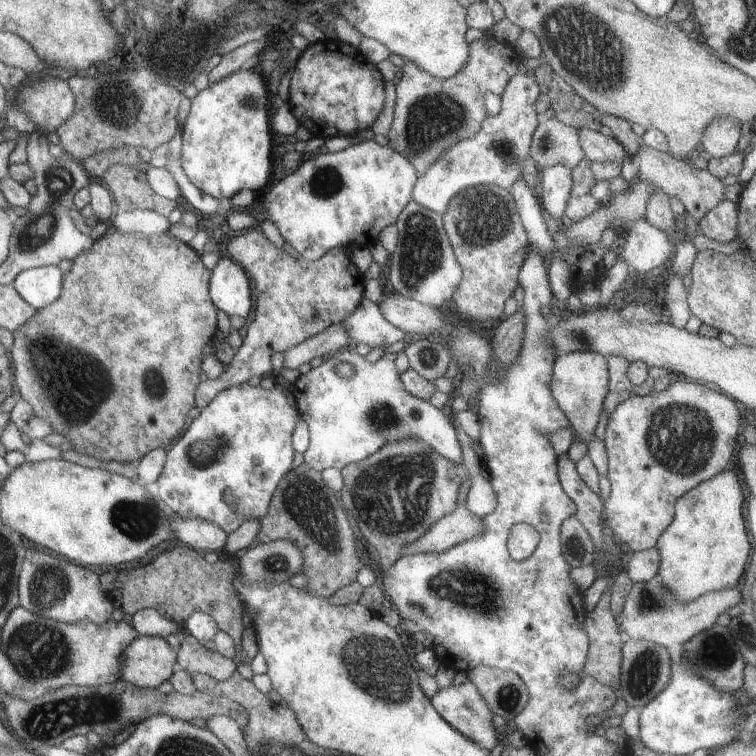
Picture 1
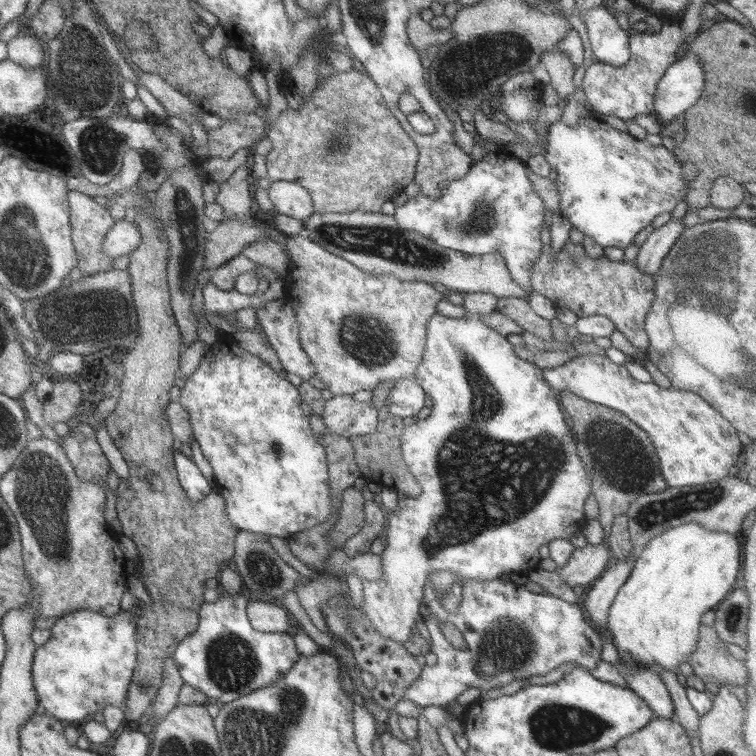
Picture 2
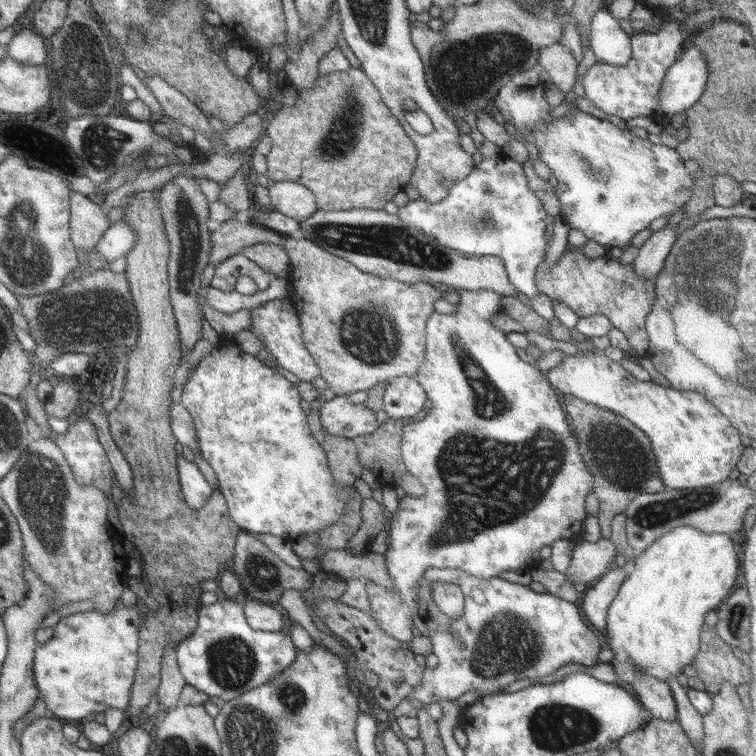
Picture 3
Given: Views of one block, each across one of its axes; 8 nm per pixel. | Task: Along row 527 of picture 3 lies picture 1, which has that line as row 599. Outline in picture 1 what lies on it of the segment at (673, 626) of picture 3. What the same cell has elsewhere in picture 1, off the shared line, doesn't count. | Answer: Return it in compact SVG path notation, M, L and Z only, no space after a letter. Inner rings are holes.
M728 469L681 496L677 500L673 523L658 539L657 546L635 551L632 558L625 559L625 571L630 580L640 584L658 577L660 584L682 604L714 590L738 586L752 548L742 516L746 498L742 490L742 482Z

